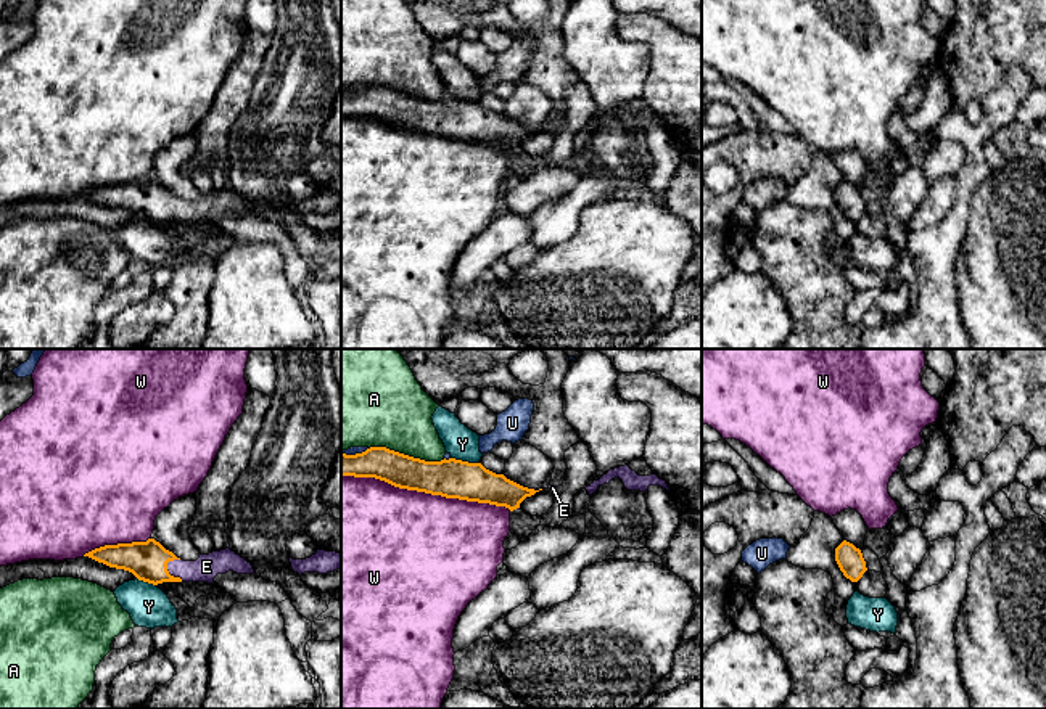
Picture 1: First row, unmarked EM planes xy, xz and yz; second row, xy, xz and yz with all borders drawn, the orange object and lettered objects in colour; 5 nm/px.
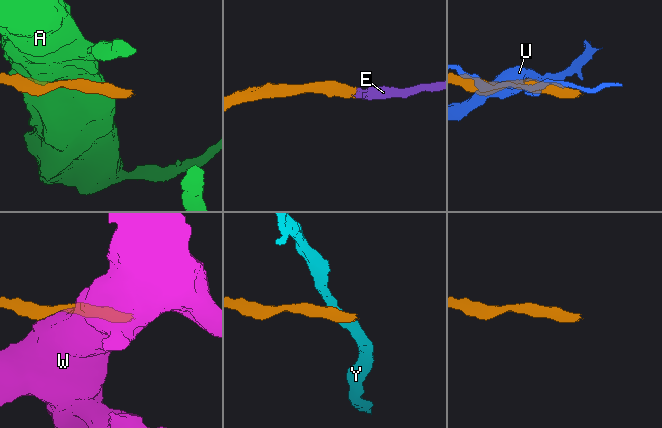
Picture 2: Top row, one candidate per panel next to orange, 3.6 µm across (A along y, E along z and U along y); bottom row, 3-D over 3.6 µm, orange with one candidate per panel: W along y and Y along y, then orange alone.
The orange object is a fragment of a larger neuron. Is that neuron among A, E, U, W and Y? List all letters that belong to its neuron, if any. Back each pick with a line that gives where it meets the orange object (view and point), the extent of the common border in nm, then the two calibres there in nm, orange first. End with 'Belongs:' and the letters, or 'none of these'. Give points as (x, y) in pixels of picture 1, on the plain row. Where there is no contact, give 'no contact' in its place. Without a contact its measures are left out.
E: contact xy (168, 213); length 130 nm; calibres 190 and 120 nm
Belongs: E

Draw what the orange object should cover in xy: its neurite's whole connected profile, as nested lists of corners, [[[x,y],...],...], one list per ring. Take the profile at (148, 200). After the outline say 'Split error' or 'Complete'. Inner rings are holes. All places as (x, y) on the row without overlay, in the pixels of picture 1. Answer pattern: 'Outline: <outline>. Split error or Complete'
Outline: [[[154,178],[146,182],[105,185],[95,188],[89,196],[109,207],[132,212],[138,220],[158,225],[163,222],[208,222],[214,223],[217,214],[233,211],[237,214],[254,214],[251,203],[229,188],[200,195],[196,201],[183,201],[166,190]]]. Split error

